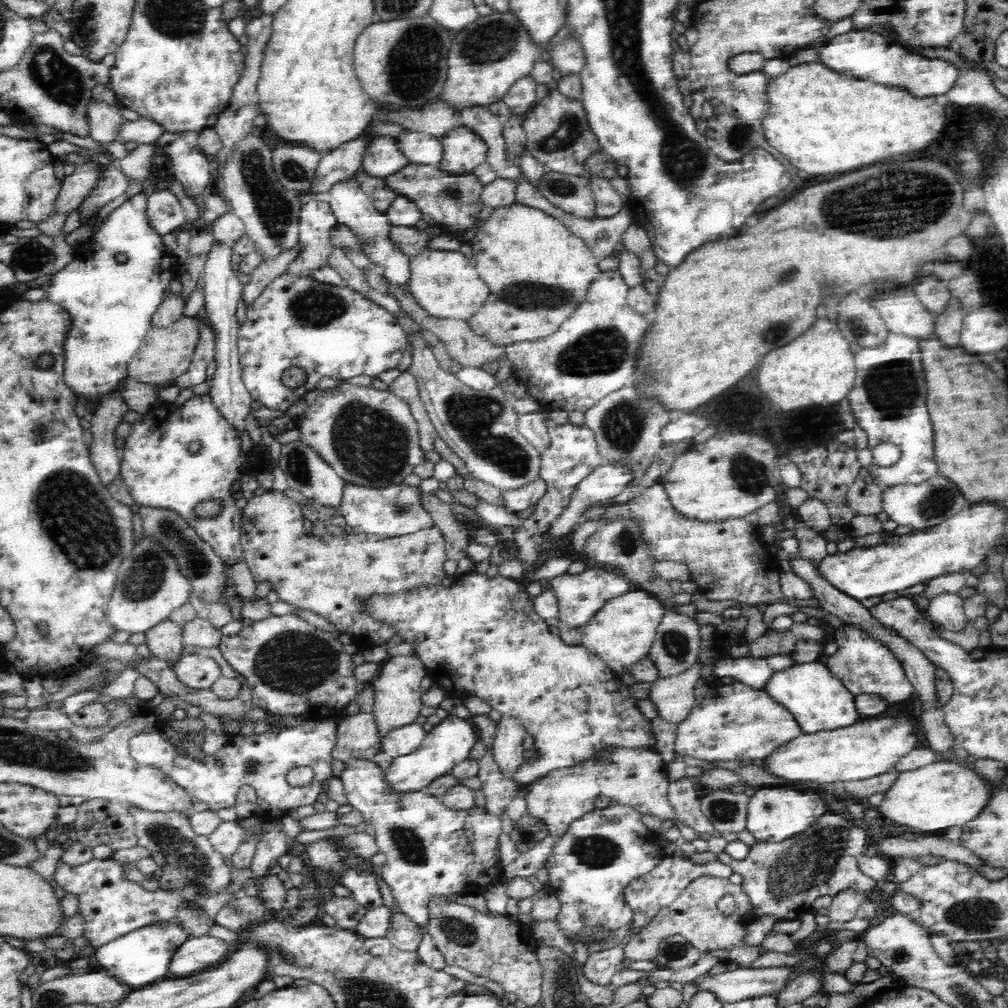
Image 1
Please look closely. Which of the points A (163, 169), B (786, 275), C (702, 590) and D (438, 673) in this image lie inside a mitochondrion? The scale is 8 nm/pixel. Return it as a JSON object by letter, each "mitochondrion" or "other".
{"A":"other","B":"mitochondrion","C":"other","D":"other"}

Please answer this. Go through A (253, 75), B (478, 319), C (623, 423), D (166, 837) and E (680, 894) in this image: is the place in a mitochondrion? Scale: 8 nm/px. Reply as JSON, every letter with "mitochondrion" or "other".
{"A":"other","B":"other","C":"mitochondrion","D":"mitochondrion","E":"other"}

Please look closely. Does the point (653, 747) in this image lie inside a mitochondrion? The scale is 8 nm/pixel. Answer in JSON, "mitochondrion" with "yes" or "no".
{"mitochondrion":"no"}

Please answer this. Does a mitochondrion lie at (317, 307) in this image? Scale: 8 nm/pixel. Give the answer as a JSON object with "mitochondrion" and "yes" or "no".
{"mitochondrion":"yes"}

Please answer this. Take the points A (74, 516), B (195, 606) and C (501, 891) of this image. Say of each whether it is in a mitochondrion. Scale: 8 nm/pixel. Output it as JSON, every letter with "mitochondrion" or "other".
{"A":"mitochondrion","B":"other","C":"other"}

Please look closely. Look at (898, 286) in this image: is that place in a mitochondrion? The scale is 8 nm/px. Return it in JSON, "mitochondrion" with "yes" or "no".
{"mitochondrion":"no"}

